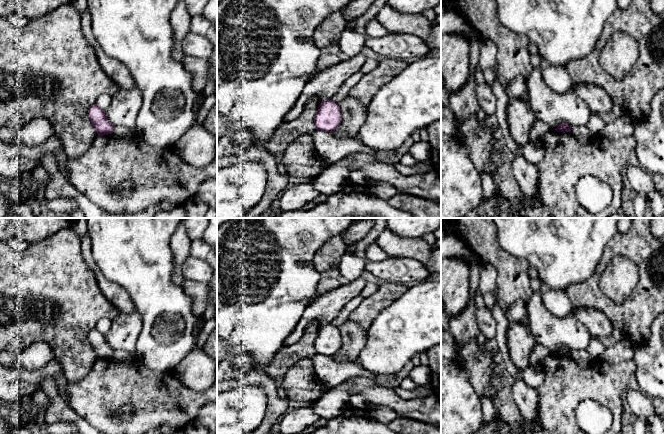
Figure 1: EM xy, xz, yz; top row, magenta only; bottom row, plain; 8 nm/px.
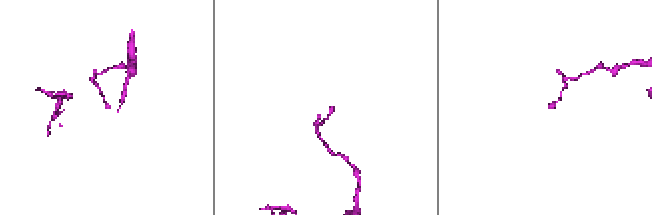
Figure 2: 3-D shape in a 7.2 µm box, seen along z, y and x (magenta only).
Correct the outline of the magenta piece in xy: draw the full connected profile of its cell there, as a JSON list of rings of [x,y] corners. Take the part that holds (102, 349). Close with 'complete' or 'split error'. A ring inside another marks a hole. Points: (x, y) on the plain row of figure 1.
[[[97,328],[90,332],[89,343],[98,360],[113,357],[114,349],[107,343],[104,334],[101,333]]]; complete

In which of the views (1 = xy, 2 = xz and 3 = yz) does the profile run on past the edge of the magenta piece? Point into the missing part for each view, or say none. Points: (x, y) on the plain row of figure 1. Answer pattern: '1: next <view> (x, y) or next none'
1: next none
2: next none
3: next none

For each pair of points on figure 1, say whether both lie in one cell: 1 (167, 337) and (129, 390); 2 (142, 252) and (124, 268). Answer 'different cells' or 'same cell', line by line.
1: different cells
2: same cell

